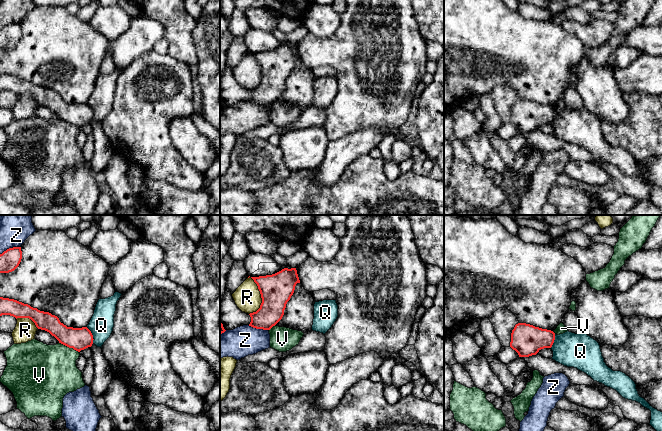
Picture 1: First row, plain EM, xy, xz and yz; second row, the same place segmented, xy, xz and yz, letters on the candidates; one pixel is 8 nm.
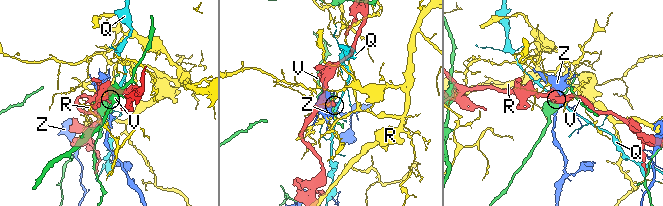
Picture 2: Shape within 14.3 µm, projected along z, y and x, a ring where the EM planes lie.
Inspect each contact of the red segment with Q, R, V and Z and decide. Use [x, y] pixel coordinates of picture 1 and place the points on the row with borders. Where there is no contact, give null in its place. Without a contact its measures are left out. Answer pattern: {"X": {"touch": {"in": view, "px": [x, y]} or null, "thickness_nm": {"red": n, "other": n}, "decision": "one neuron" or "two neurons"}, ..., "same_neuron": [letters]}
{"Q": {"touch": {"in": "xy", "px": [92, 335]}, "thickness_nm": {"red": 180, "other": 190}, "decision": "two neurons"}, "R": {"touch": {"in": "xz", "px": [261, 297]}, "thickness_nm": {"red": 260, "other": 220}, "decision": "two neurons"}, "V": {"touch": {"in": "xy", "px": [69, 347]}, "thickness_nm": {"red": 180, "other": 440}, "decision": "two neurons"}, "Z": {"touch": {"in": "xz", "px": [258, 328]}, "thickness_nm": {"red": 200, "other": 240}, "decision": "two neurons"}, "same_neuron": []}

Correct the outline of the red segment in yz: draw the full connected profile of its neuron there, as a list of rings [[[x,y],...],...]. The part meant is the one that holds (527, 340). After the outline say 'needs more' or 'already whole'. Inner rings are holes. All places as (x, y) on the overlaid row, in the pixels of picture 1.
[[[526,323],[515,325],[511,333],[510,347],[519,357],[536,355],[541,349],[551,348],[555,333]]]; already whole

